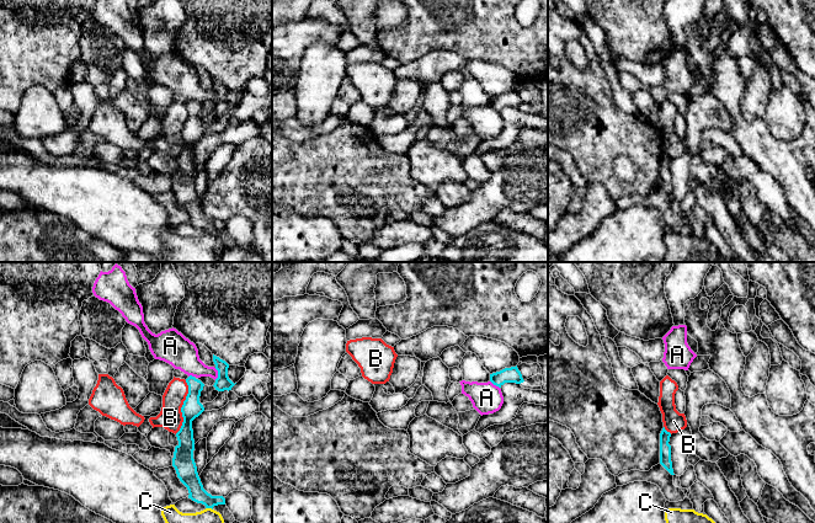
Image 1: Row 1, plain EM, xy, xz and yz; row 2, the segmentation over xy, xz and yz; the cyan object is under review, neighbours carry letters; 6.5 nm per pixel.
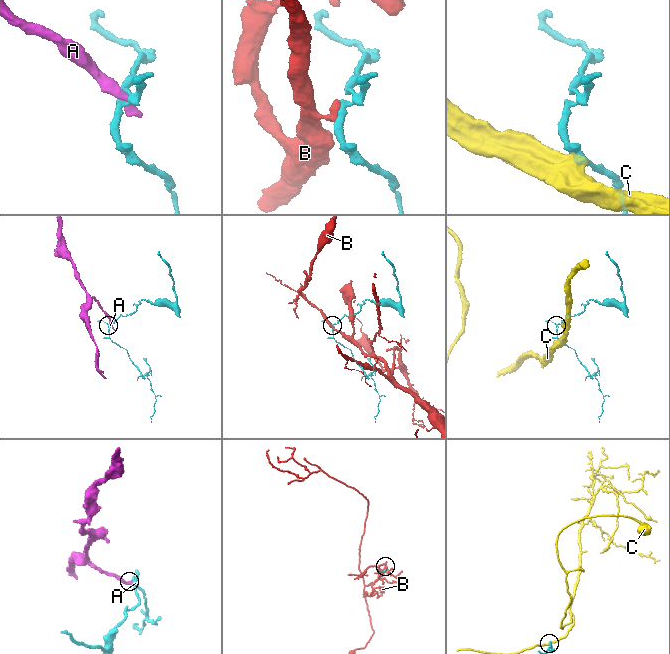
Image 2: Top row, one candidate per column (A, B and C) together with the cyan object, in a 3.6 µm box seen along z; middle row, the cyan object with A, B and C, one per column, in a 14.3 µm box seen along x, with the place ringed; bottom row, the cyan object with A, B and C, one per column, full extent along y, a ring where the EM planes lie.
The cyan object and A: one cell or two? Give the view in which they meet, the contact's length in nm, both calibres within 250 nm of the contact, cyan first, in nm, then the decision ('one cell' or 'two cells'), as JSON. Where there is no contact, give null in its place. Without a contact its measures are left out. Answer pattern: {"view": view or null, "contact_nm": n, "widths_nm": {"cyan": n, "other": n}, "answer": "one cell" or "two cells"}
{"view": "xy", "contact_nm": 80, "widths_nm": {"cyan": 100, "other": 180}, "answer": "two cells"}

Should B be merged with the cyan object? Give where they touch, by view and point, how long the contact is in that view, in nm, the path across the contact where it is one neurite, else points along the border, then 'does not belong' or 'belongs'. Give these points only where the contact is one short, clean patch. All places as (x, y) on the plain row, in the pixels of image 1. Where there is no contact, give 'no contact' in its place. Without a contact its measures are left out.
meets cyan in xy at (181, 132); contact 360 nm long; border along xy (186, 105), (187, 119), (181, 132), (182, 149), (175, 158); does not belong

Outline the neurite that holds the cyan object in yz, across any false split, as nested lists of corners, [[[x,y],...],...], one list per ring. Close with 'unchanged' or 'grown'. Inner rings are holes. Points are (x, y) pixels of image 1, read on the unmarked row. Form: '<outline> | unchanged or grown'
[[[662,153],[660,158],[660,188],[671,198],[673,198],[672,186],[671,186],[671,170],[670,166],[671,158]]] | unchanged

